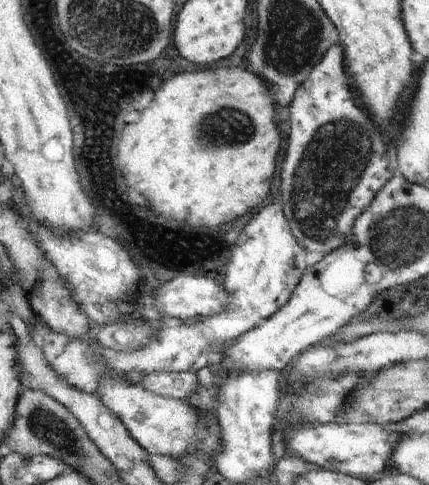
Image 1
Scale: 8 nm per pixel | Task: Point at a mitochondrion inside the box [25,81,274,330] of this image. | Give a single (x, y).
(227, 126)

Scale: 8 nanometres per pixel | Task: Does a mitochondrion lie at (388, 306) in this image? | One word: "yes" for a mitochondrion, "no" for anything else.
no

